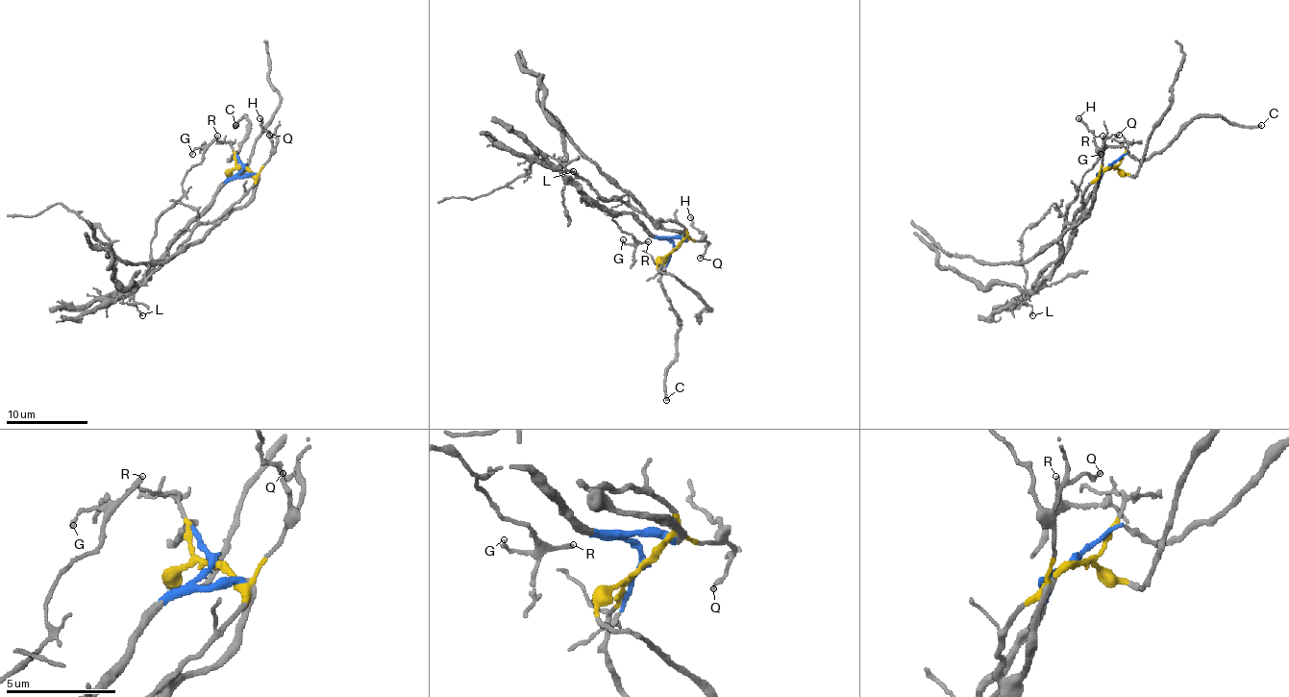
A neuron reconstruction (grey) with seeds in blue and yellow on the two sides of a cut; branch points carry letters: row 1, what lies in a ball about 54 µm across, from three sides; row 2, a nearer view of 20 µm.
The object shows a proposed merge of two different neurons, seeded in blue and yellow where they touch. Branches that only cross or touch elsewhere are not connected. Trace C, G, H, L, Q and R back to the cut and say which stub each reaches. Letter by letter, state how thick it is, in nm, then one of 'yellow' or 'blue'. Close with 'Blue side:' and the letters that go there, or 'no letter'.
C: 240 nm | blue
G: 170 nm | blue
H: 140 nm | yellow
L: 120 nm | blue
Q: 190 nm | yellow
R: 200 nm | blue
Blue side: C, G, L, R

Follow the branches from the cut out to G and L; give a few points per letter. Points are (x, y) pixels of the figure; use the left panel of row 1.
G: (244, 168), (155, 261), (157, 219), (184, 193), (184, 177), (204, 150), (191, 154)
L: (244, 168), (224, 185), (131, 295), (133, 303), (142, 315)

